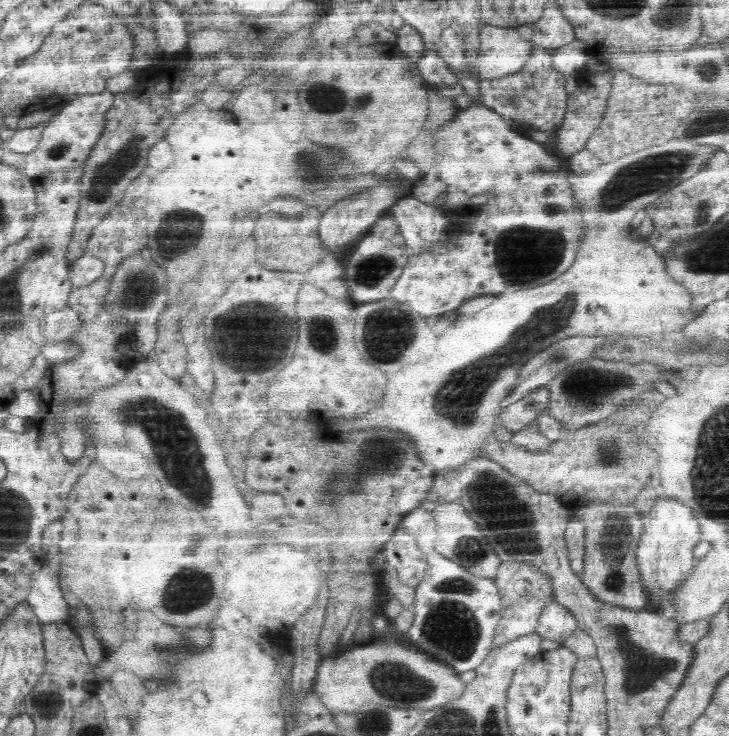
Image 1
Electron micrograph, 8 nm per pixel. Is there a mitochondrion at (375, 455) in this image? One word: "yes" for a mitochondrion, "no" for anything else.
yes

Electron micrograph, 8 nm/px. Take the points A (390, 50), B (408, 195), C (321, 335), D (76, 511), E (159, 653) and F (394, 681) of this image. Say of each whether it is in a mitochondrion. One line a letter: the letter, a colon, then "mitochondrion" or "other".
A: other
B: other
C: mitochondrion
D: other
E: mitochondrion
F: mitochondrion

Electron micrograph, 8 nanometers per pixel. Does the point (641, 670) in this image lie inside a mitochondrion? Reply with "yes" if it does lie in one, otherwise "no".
yes

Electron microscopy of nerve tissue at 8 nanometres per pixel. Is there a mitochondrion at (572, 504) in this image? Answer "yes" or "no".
no

